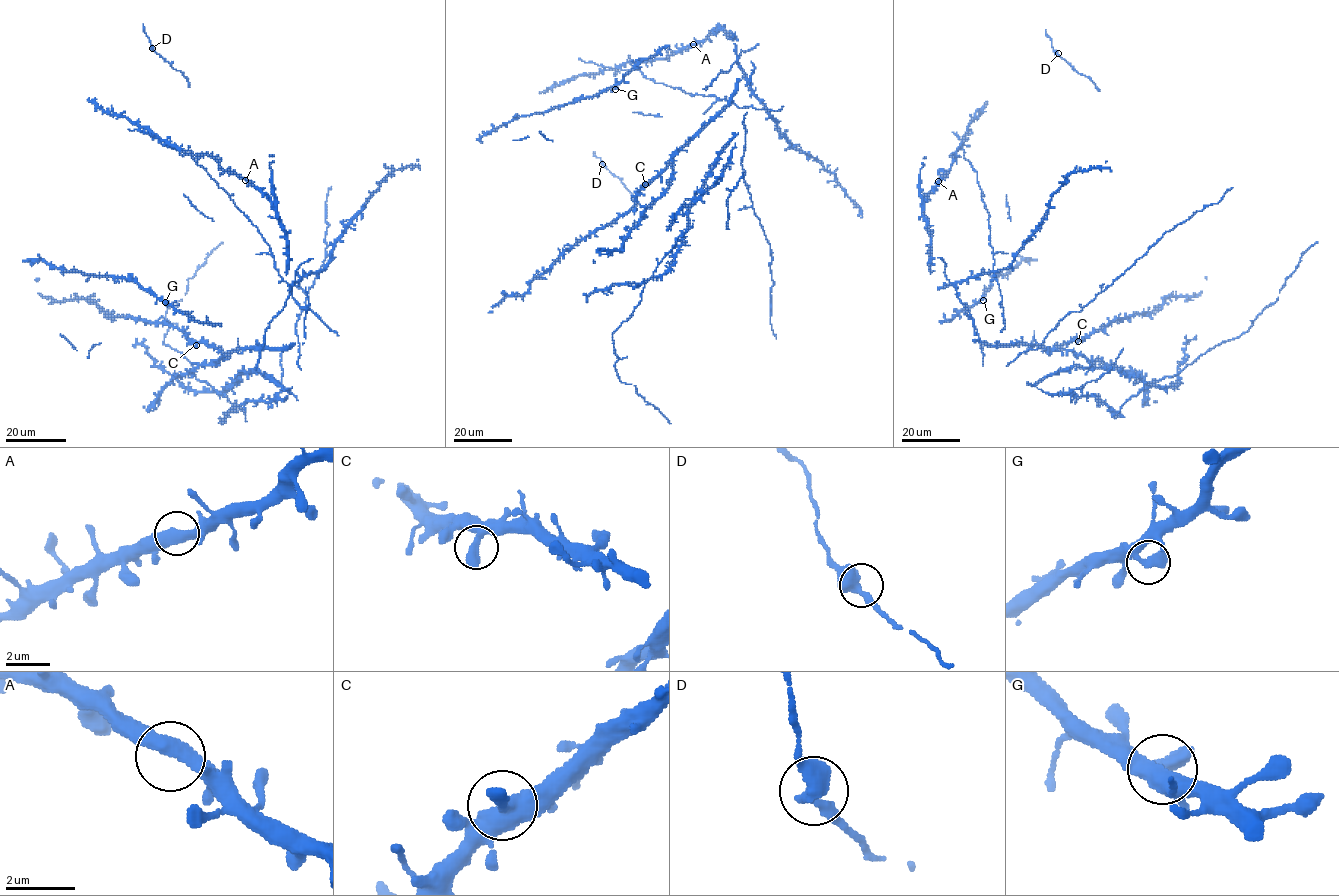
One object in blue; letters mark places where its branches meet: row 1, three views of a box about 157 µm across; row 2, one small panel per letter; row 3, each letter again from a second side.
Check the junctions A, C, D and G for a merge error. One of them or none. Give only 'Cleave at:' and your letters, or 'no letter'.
Cleave at: no letter

